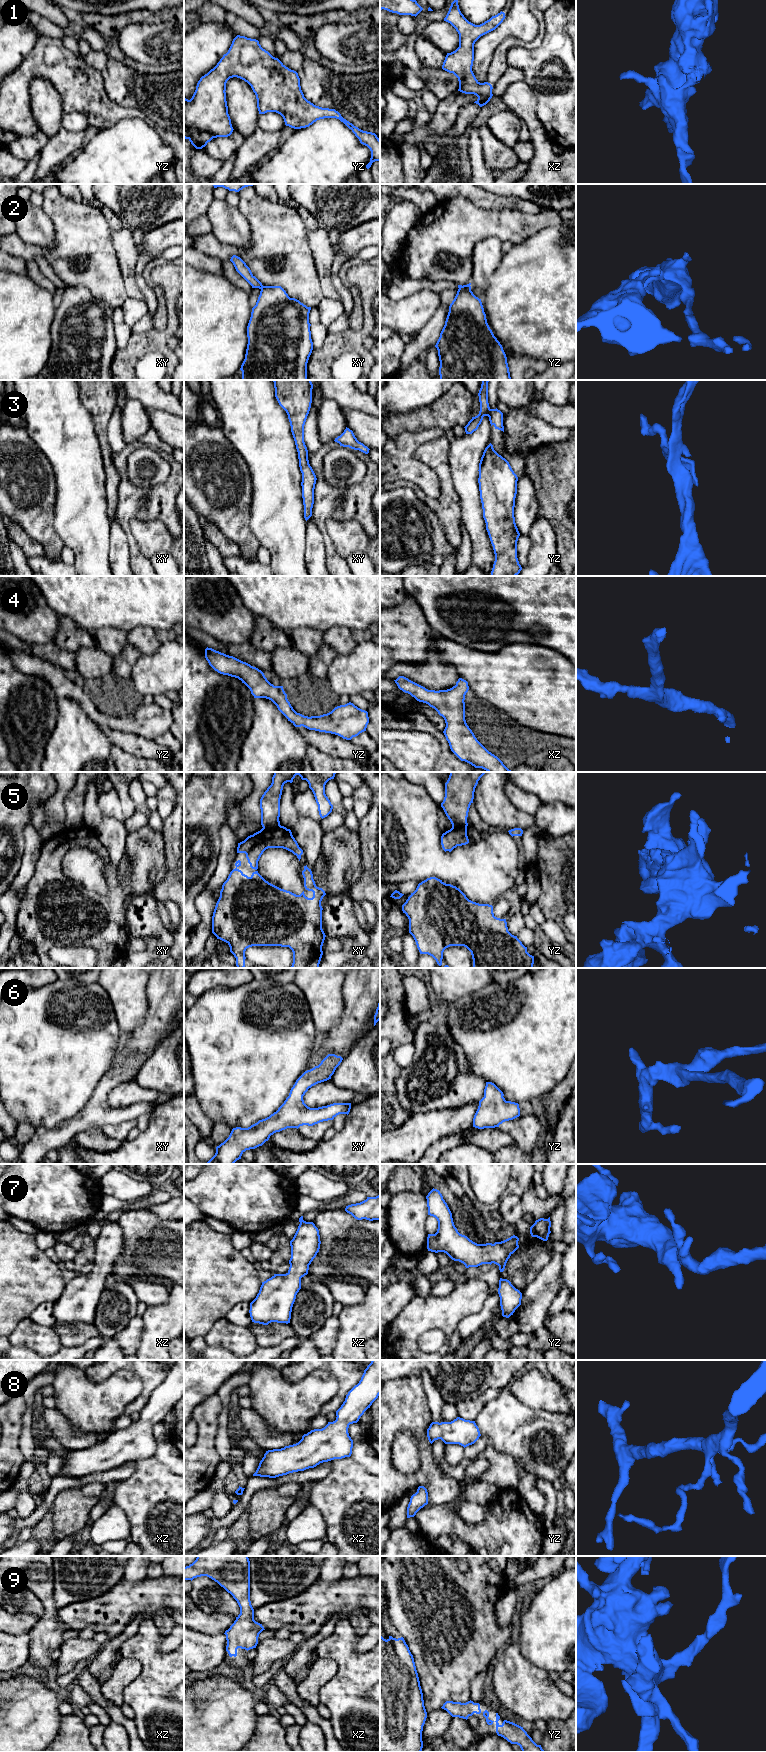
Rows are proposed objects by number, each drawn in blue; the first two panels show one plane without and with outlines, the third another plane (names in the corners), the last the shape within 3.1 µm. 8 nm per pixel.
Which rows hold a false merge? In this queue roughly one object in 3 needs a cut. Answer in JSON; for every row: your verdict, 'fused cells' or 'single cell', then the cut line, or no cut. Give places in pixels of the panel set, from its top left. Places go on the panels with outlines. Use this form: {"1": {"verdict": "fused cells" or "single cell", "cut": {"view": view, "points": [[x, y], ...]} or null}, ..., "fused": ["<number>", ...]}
{"1": {"verdict": "single cell", "cut": null}, "2": {"verdict": "fused cells", "cut": {"view": "xy", "points": [[263, 286], [260, 288]]}}, "3": {"verdict": "single cell", "cut": null}, "4": {"verdict": "single cell", "cut": null}, "5": {"verdict": "fused cells", "cut": {"view": "xy", "points": [[279, 824], [274, 827], [263, 828]]}}, "6": {"verdict": "single cell", "cut": null}, "7": {"verdict": "single cell", "cut": null}, "8": {"verdict": "single cell", "cut": null}, "9": {"verdict": "single cell", "cut": null}, "fused": ["2", "5"]}

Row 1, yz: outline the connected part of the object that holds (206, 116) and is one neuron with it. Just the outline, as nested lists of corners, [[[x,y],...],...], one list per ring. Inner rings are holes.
[[[237,35],[226,54],[217,65],[202,76],[190,100],[184,98],[184,138],[188,139],[196,149],[202,149],[213,138],[228,137],[233,132],[226,101],[226,83],[230,78],[237,77],[247,82],[257,99],[259,114],[276,112],[280,114],[286,126],[294,129],[306,128],[324,118],[336,118],[343,122],[360,143],[371,151],[369,169],[373,162],[380,161],[380,139],[375,133],[367,132],[354,126],[344,119],[335,109],[322,108],[308,101],[301,90],[298,73],[286,67],[278,58],[263,49],[256,39]]]

